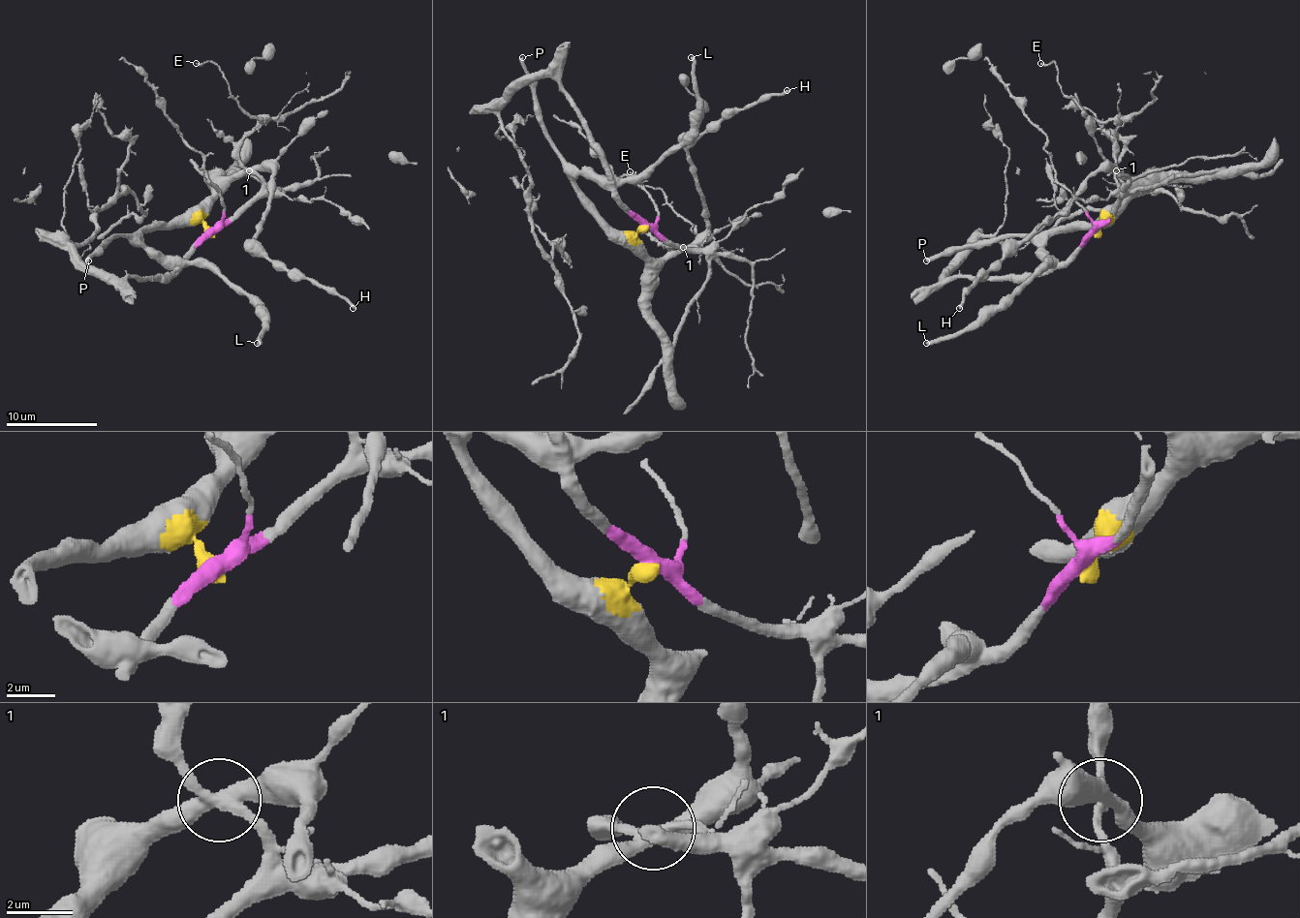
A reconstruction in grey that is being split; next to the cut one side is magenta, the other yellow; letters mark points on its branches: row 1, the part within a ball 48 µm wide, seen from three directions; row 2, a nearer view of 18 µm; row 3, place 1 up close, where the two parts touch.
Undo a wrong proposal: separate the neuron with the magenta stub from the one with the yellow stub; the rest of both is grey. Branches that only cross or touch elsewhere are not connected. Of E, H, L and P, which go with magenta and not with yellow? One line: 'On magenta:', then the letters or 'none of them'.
On magenta: E

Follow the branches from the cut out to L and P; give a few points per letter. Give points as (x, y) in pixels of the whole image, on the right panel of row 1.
L: (1095, 230), (1099, 220), (1066, 224), (1049, 237), (1044, 262), (1010, 297), (989, 306), (969, 327), (925, 343)
P: (1095, 230), (1099, 220), (1042, 233), (1010, 233), (992, 242), (950, 247), (925, 260)

